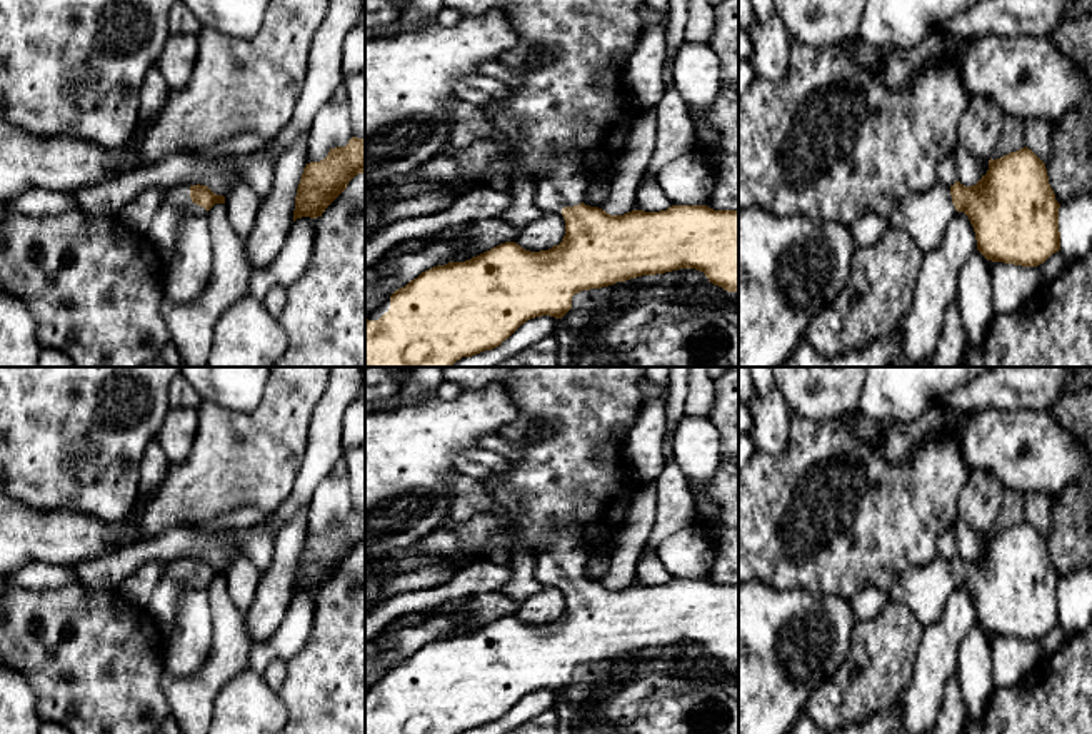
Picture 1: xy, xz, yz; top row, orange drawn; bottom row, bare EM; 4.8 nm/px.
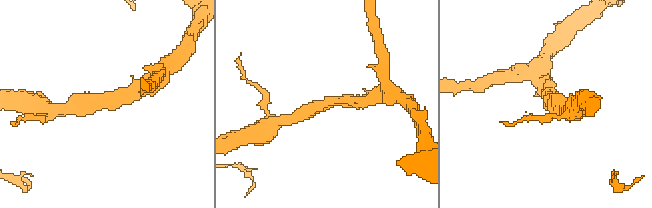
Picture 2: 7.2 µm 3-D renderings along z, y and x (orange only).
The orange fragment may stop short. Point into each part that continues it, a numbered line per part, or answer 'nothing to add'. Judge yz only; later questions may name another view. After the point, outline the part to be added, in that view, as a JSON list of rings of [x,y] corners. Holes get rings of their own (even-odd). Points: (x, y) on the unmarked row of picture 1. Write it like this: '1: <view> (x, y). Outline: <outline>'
1: yz (926, 589). Outline: [[[937,554],[929,564],[904,572],[887,589],[887,596],[890,602],[907,604],[917,621],[927,627],[940,617],[955,587],[950,561]]]

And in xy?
1: xy (177, 581). Outline: [[[190,559],[170,561],[162,581],[158,582],[147,612],[158,634],[165,639],[177,626],[178,601],[188,592],[205,592],[207,584],[190,572]]]

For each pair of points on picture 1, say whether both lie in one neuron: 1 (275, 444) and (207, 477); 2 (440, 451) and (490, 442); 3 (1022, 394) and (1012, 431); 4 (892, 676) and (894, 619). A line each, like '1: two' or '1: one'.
1: one
2: two
3: two
4: one

